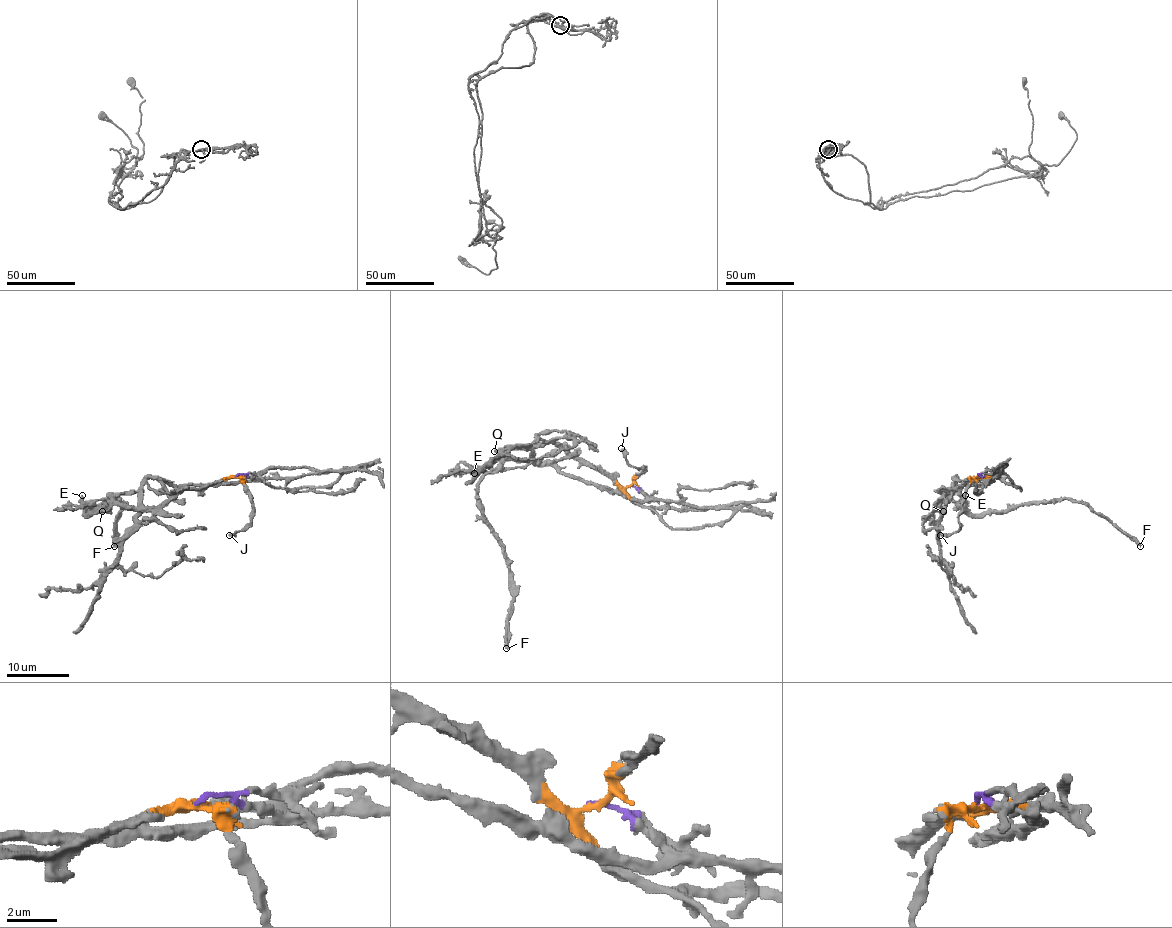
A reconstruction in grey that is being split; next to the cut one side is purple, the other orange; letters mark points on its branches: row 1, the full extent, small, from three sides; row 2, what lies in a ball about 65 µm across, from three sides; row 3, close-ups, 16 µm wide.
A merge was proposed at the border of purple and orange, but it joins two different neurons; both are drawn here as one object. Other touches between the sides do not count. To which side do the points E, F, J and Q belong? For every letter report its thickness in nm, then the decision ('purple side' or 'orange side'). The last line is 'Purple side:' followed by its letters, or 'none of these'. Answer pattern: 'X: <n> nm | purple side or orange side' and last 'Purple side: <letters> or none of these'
E: 440 nm | orange side
F: 380 nm | orange side
J: 440 nm | orange side
Q: 440 nm | orange side
Purple side: none of these

